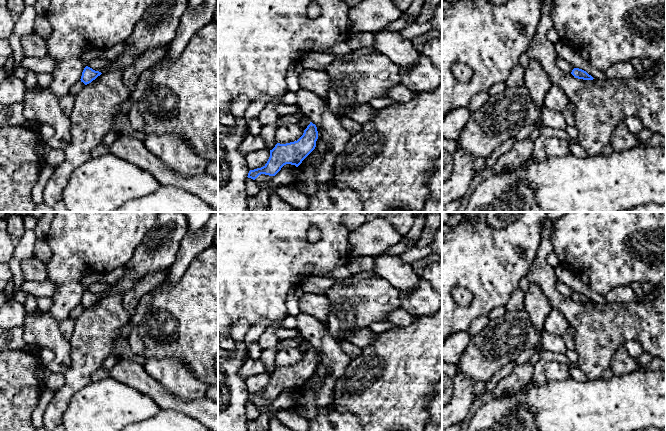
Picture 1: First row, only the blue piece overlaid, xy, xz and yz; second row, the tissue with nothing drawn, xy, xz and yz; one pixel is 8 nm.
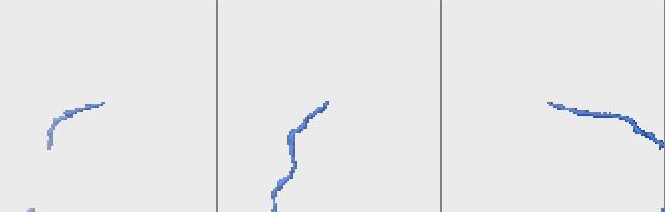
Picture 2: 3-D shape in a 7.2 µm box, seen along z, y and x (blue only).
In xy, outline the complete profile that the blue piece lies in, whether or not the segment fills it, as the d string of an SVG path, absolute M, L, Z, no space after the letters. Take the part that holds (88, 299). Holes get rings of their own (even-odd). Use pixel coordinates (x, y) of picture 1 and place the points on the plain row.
M158 212L153 227L124 265L124 276L100 296L86 290L81 306L87 309L105 296L125 294L133 290L136 282L145 274L160 272L172 266L181 241L188 232L188 220L184 212Z

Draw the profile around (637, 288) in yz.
M632 283L629 285L632 288L633 292L637 296L637 298L642 299L647 297L649 294L643 291L643 286L640 283Z

